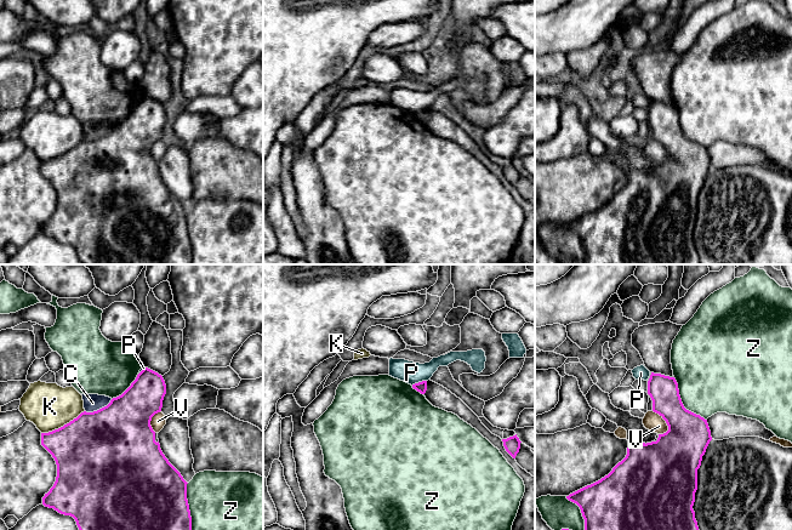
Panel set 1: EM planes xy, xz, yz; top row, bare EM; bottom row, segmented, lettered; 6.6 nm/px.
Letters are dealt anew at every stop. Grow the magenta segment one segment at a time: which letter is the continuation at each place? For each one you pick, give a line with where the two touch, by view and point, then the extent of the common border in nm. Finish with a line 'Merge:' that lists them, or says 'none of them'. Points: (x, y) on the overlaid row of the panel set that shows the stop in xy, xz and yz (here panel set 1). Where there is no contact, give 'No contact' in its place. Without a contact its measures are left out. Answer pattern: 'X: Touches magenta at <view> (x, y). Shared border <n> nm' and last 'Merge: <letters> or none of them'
Merge: none of them

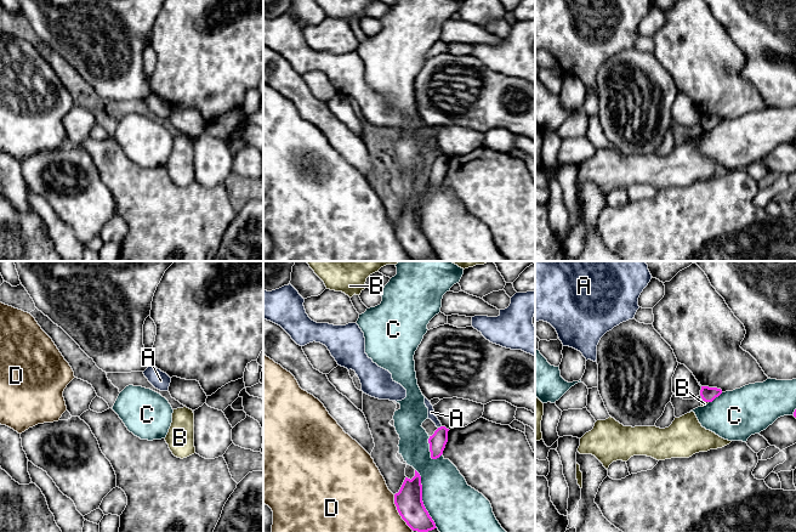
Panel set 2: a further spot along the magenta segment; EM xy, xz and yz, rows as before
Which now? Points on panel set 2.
Merge: none of them

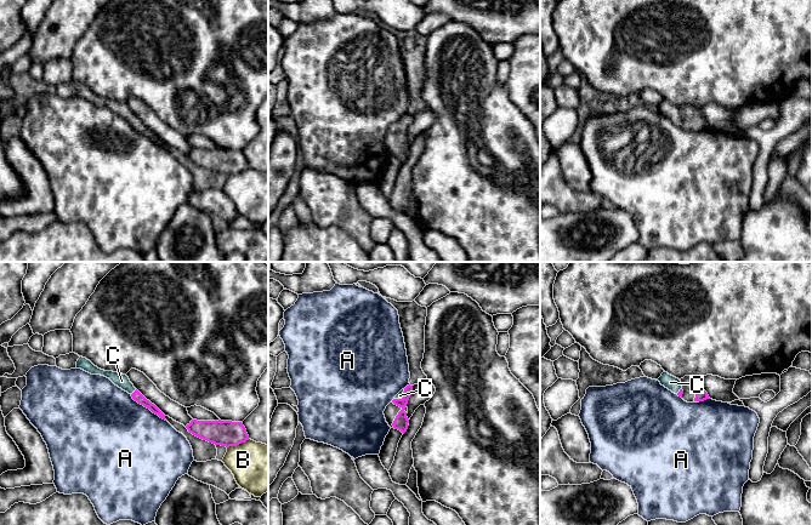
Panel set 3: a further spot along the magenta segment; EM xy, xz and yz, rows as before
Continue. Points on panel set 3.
C: Touches magenta at xy (134, 392). Shared border 50 nm
Merge: C

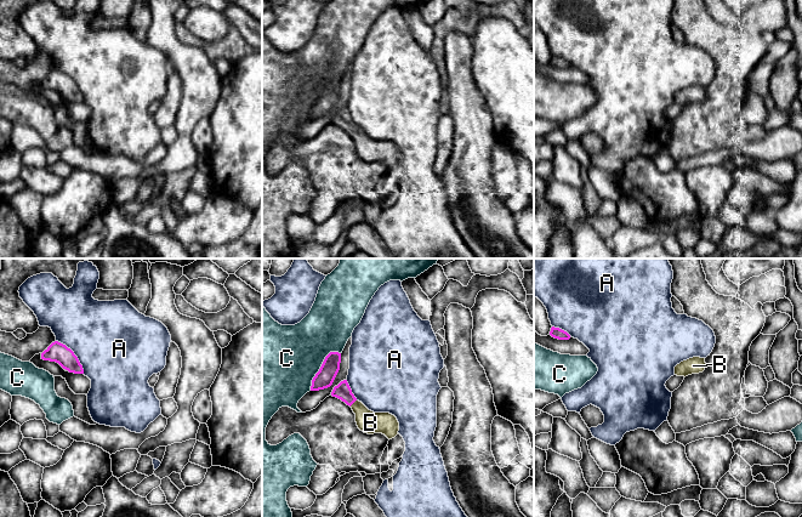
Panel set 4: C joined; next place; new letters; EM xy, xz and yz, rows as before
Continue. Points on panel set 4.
B: Touches magenta at xz (352, 403). Shared border 60 nm
Merge: B

